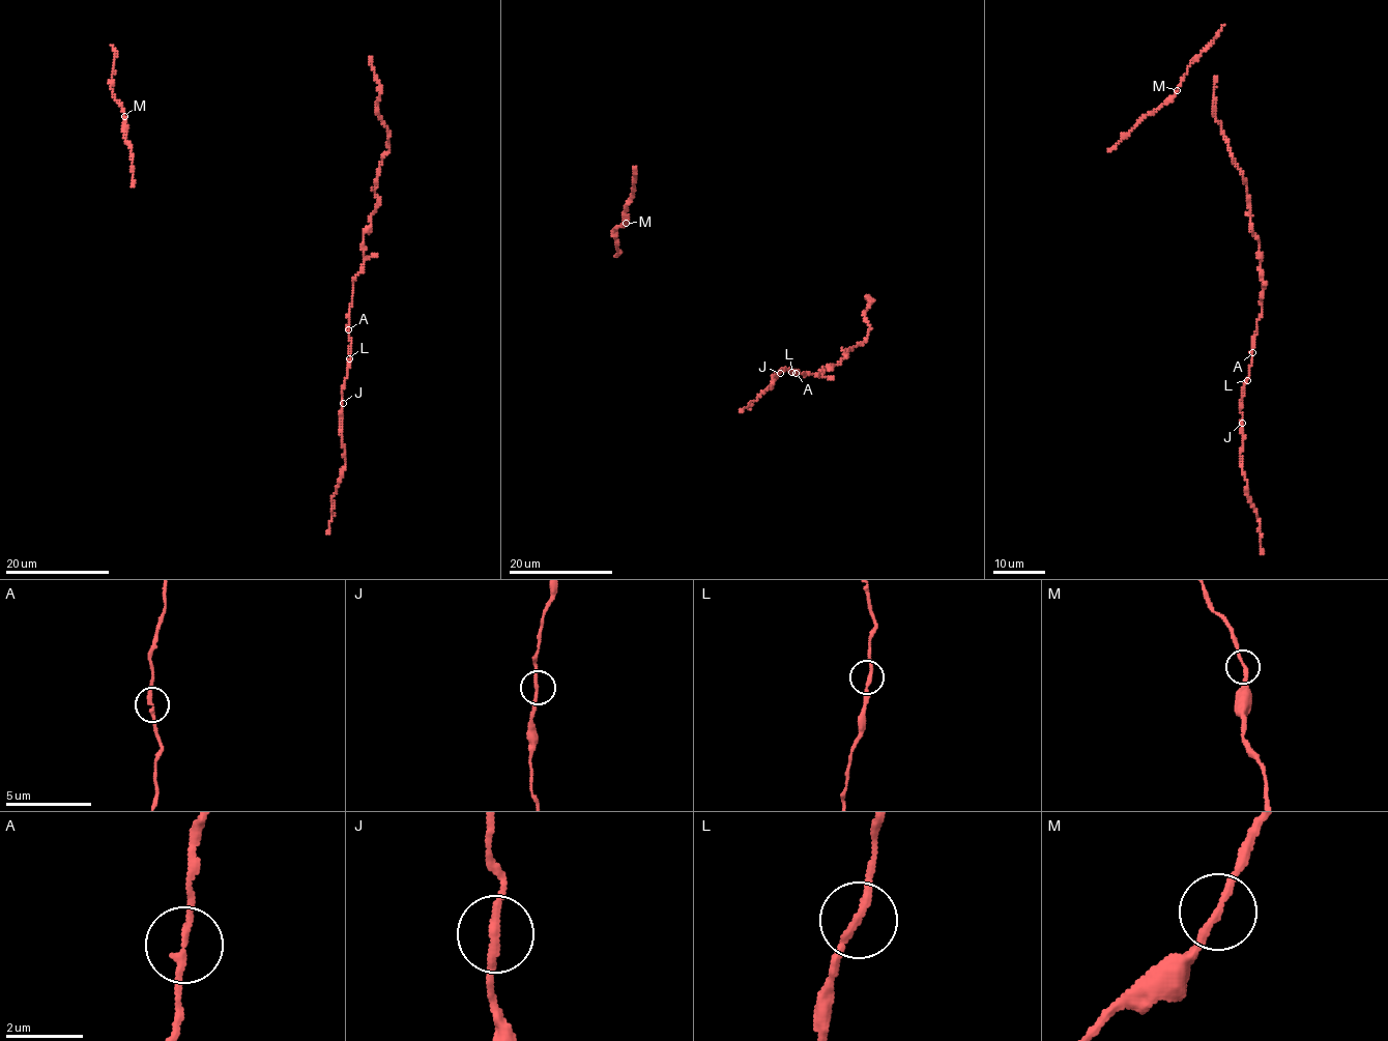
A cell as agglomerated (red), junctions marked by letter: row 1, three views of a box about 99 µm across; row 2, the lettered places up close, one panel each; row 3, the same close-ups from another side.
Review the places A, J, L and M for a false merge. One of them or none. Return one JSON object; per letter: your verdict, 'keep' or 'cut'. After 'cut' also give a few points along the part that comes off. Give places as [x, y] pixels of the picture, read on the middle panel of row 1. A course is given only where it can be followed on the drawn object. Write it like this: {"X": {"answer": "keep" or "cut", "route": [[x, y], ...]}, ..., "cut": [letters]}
{"A": {"answer": "keep"}, "J": {"answer": "keep"}, "L": {"answer": "keep"}, "M": {"answer": "keep"}, "cut": []}

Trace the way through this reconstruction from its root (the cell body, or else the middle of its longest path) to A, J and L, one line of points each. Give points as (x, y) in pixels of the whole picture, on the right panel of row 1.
A: (1242, 172), (1251, 233), (1258, 242), (1264, 285), (1261, 316), (1252, 351)
J: (1242, 172), (1251, 233), (1258, 242), (1264, 293), (1249, 374), (1241, 400), (1242, 423)
L: (1242, 172), (1251, 233), (1258, 242), (1264, 285), (1261, 316), (1258, 321), (1247, 380)

